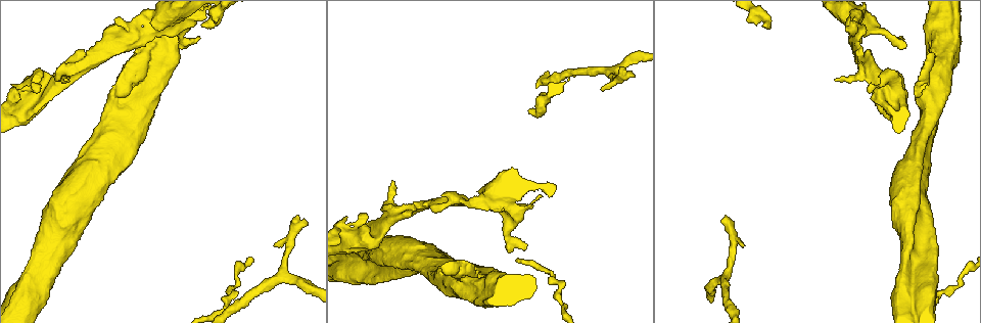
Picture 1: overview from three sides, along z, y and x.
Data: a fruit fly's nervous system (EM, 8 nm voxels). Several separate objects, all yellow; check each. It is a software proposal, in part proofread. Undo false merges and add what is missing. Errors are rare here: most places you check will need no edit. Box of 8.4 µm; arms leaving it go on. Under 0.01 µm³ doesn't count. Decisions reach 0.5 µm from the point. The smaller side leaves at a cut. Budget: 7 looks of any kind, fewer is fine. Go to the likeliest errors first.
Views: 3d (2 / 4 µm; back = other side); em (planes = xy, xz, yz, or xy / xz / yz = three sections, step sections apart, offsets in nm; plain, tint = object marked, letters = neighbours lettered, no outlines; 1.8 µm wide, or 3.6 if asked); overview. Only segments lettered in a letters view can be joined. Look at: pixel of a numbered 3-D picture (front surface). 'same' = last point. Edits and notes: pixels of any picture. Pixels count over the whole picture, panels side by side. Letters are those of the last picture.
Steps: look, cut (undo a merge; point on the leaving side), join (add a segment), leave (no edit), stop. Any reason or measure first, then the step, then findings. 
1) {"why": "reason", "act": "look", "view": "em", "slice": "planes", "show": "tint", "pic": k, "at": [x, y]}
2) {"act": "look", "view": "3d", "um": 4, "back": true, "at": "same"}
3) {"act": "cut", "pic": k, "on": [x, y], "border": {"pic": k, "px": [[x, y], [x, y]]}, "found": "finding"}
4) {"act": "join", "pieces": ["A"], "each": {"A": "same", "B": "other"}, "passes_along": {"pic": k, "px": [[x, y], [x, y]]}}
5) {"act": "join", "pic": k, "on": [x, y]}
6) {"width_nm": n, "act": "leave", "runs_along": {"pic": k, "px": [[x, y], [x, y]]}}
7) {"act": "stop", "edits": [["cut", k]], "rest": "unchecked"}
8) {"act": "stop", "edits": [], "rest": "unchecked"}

{"why": "free end", "act": "look", "view": "em", "slice": "planes", "show": "letters", "pic": 1, "at": [529, 110]}

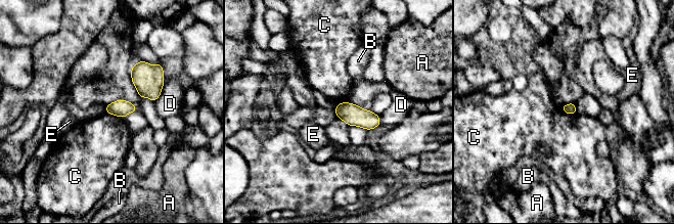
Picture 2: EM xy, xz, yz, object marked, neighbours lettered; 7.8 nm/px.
{"act": "leave", "each": {"A": "other", "B": "other", "C": "other", "D": "other", "E": "other"}, "border": {"pic": 2, "px": [[105, 112], [123, 119]]}, "found": "no lettered segment goes on from it"}

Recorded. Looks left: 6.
{"why": "an open end", "act": "look", "view": "em", "slice": "yz", "step": 4, "show": "letters", "pic": 1, "at": [625, 72]}

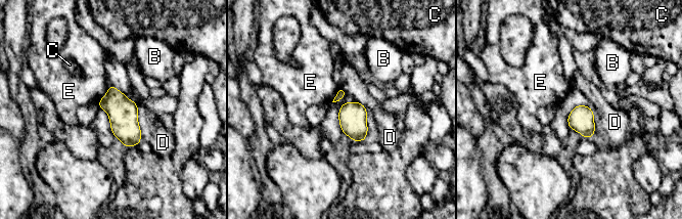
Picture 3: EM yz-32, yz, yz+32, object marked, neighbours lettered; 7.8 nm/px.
{"act": "leave", "each": {"B": "other", "C": "other", "D": "other", "E": "other"}, "found": "no lettered segment goes on from it"}

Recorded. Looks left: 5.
{"why": "free end", "act": "look", "view": "em", "slice": "planes", "show": "letters", "pic": 1, "at": [442, 196]}

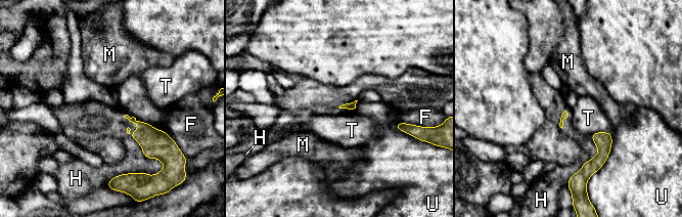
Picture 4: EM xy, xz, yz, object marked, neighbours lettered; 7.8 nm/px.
{"act": "leave", "each": {"F": "other", "H": "other", "M": "other", "T": "other", "U": "other"}, "border": {"pic": 4, "px": [[608, 131], [597, 131], [590, 136]]}, "found": "no lettered segment goes on from it"}

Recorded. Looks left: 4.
{"act": "stop", "edits": [], "rest": "unchecked"}

